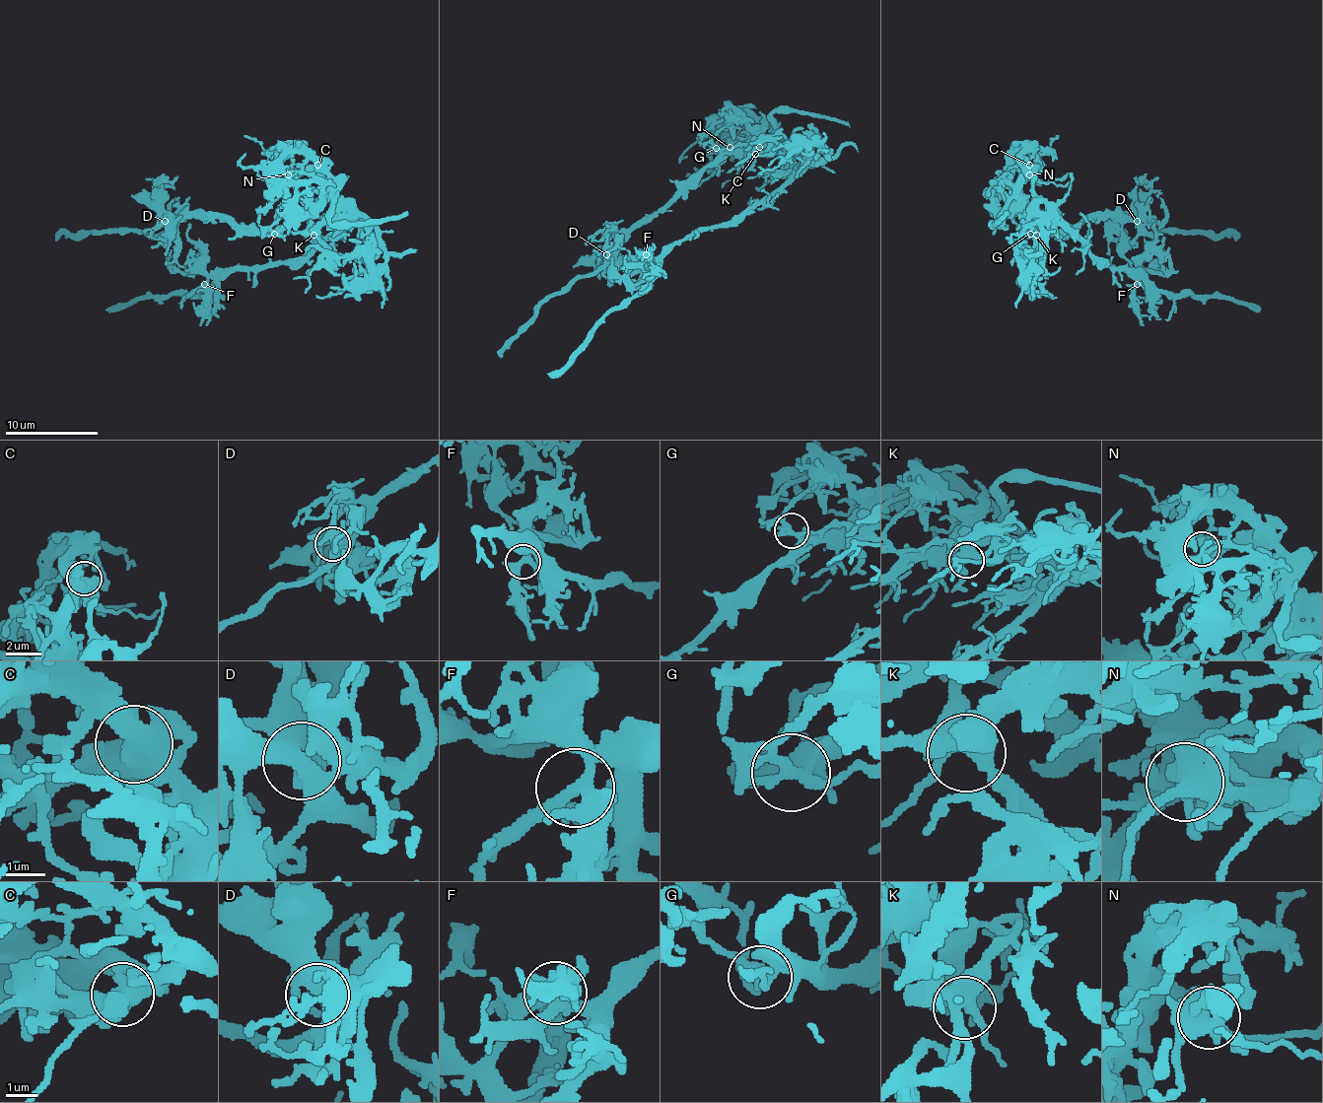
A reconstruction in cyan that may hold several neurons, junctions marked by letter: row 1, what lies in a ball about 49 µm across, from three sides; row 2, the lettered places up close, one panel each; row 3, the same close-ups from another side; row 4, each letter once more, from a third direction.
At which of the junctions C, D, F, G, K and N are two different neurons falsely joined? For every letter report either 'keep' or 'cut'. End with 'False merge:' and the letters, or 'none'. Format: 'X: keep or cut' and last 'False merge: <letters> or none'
C: keep
D: keep
F: keep
G: cut
K: keep
N: keep
False merge: G

